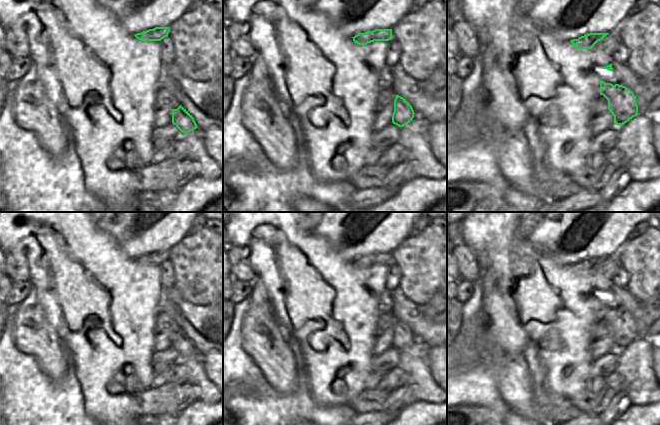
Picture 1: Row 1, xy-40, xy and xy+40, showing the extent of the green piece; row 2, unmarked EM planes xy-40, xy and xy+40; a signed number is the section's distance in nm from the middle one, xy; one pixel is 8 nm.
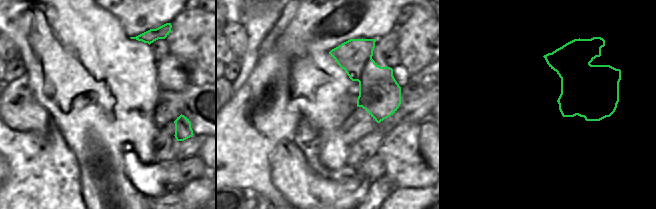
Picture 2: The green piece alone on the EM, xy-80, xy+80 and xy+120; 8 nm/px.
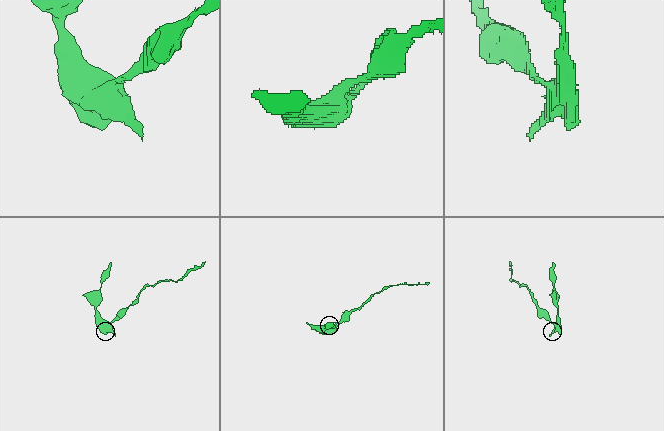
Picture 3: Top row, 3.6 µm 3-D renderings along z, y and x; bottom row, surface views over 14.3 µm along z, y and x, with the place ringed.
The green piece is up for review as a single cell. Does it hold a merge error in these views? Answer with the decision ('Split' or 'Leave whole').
Split

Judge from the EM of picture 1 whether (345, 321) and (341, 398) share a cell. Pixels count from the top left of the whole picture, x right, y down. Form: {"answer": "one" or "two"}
{"answer": "one"}

